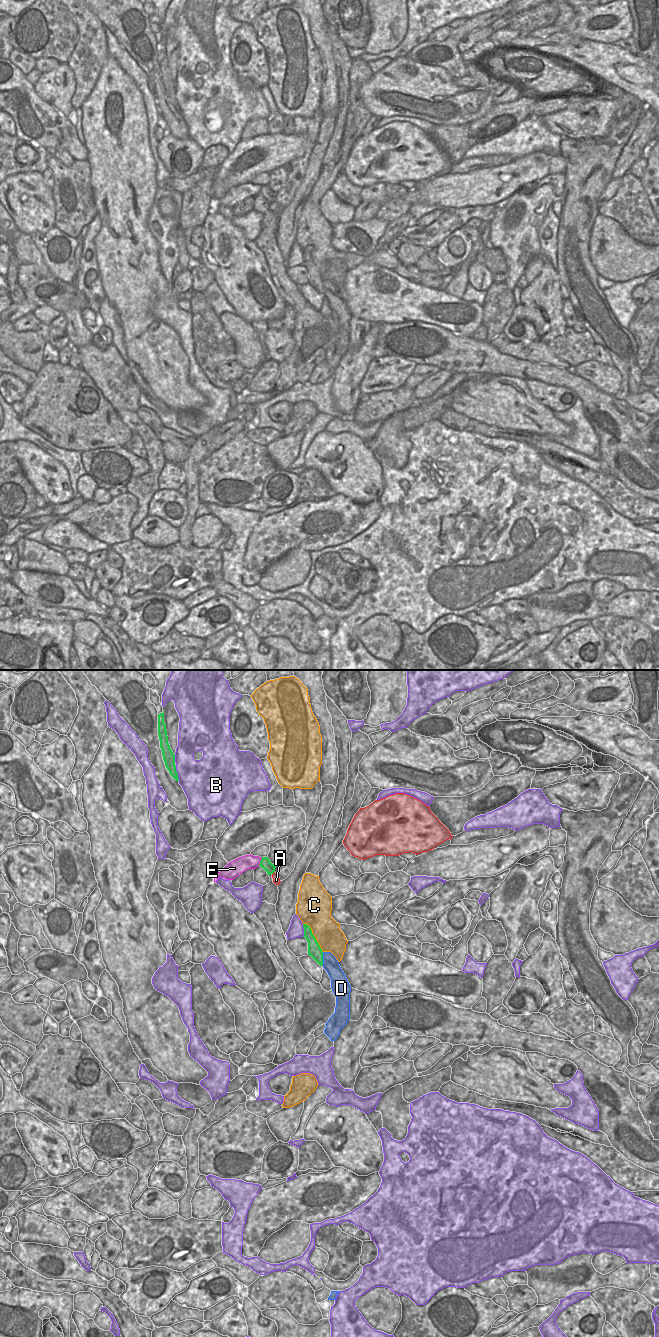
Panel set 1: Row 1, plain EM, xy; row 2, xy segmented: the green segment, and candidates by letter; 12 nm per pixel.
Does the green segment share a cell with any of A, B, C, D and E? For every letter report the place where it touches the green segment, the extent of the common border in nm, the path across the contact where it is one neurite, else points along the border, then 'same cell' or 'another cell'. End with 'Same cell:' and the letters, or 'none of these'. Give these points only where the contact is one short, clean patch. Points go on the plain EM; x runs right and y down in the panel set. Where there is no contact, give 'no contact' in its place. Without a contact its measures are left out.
A: xy (273, 200) | 60 nm | along xy (274, 199), (272, 202) | another cell
B: xy (177, 101) | 190 nm | another cell
C: xy (314, 264) | 420 nm | another cell
D: xy (322, 287) | 170 nm | same cell
E: xy (260, 190) | 110 nm | along xy (262, 186), (258, 193) | another cell
Same cell: D

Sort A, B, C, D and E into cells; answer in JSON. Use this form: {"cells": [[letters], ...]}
{"cells": [["A"], ["B"], ["C"], ["D"], ["E"]]}

